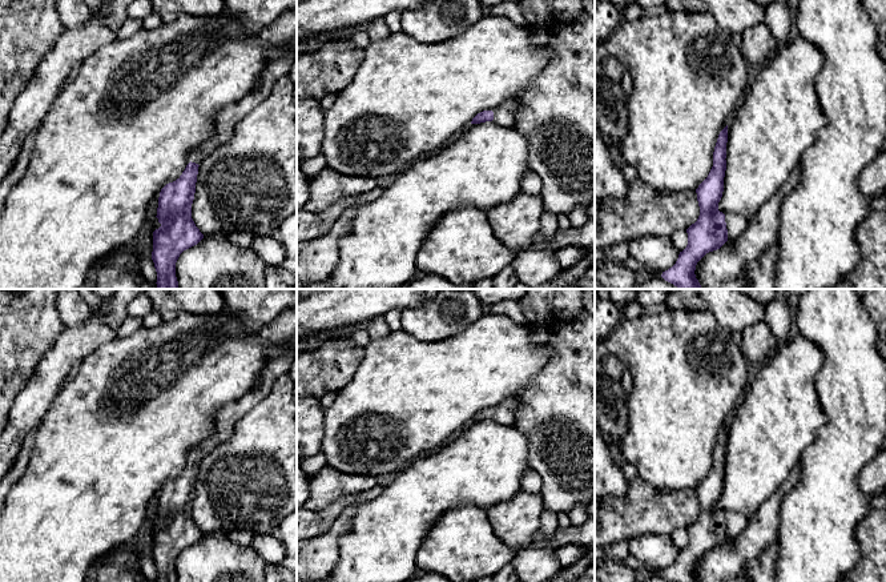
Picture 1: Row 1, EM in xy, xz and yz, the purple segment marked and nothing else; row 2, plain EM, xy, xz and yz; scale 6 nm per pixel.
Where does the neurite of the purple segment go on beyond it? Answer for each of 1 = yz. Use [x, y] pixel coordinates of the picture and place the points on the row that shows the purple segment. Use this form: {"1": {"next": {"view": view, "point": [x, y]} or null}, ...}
{"1": {"next": null}}

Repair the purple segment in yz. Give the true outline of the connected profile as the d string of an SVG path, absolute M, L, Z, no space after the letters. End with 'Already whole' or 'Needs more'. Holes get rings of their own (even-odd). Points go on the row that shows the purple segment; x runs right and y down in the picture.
M728 125L718 135L712 169L696 189L700 216L686 229L688 245L680 252L676 264L661 274L677 289L701 289L694 274L697 262L706 253L720 249L728 241L725 214L718 210L726 170L726 143Z. Already whole

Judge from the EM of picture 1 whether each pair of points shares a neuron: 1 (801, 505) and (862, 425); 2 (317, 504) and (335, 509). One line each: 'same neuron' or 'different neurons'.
1: same neuron
2: different neurons

